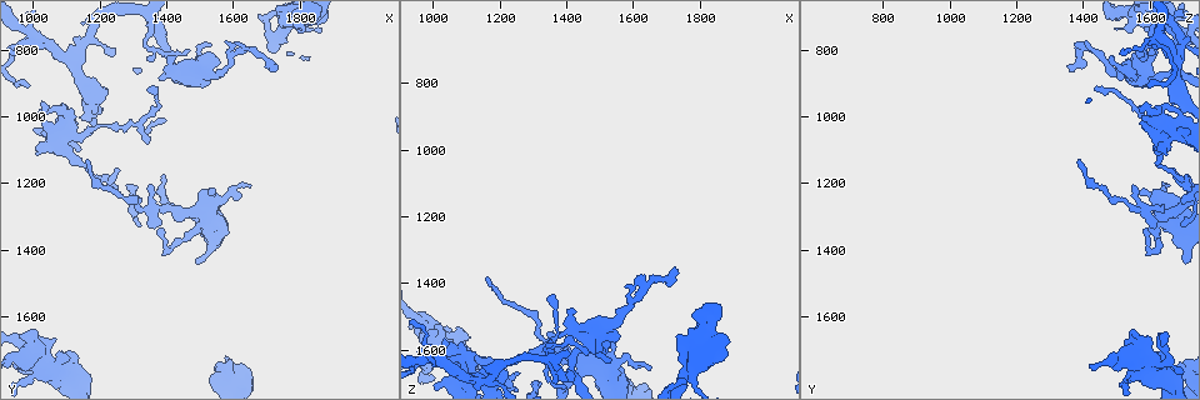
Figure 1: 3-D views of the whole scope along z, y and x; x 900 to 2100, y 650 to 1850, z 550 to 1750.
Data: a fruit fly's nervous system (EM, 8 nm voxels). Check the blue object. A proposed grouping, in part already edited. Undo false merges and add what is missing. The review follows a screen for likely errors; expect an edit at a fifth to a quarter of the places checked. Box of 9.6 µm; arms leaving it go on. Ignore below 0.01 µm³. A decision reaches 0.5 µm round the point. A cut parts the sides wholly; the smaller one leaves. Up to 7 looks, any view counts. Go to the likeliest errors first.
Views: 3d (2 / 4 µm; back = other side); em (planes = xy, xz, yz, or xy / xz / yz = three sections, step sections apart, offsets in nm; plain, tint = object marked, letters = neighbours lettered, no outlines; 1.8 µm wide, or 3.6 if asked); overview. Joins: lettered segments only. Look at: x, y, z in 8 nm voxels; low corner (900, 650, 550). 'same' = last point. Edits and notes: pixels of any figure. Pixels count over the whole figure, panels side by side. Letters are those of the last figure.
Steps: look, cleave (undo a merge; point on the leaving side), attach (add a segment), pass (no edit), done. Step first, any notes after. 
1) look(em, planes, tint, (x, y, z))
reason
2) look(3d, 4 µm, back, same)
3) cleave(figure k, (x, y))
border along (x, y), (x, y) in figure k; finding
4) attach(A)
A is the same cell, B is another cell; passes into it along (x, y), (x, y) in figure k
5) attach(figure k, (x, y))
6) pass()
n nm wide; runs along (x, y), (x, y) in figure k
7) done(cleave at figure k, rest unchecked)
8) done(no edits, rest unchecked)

look(3d, 2 µm, (1810, 740, 1490))
an open end

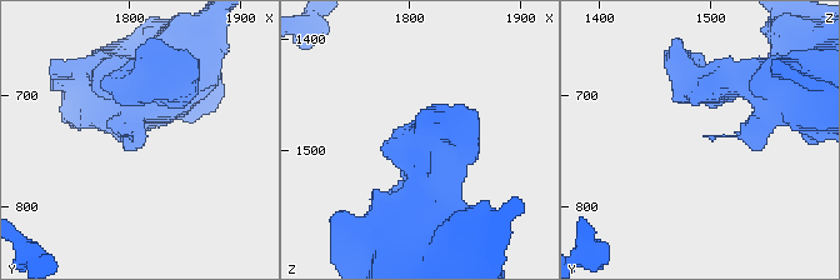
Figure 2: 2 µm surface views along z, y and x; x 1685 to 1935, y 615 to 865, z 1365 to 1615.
look(em, planes, letters, (1804, 736, 1494))

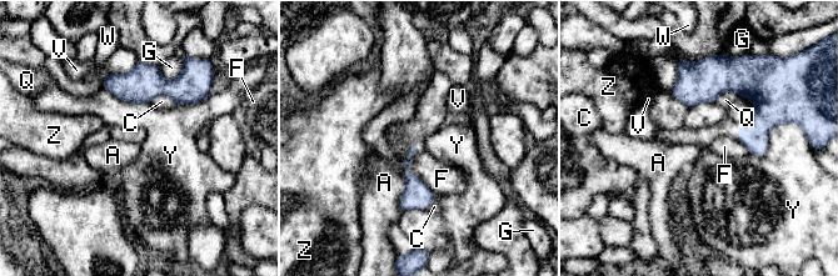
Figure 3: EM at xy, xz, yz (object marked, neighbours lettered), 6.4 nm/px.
pass()
A, C, F, G, Q, V, W, Y and Z are other cells; border along (405, 177), (400, 211) in figure 3; no lettered segment goes on from it

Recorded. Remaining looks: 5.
look(3d, 2 µm, back, (1100, 1040, 1640))
two arms at a narrow angle

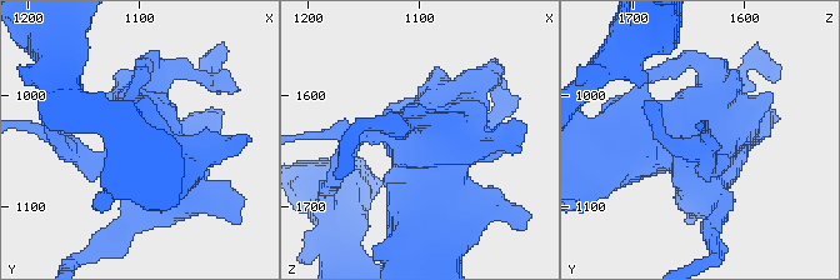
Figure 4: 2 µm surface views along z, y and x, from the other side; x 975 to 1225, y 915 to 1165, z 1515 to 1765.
look(em, planes, letters, same)

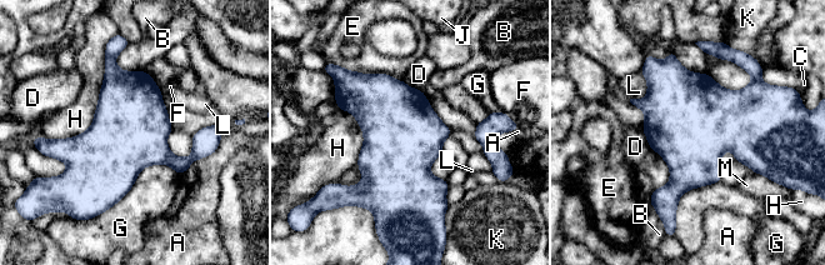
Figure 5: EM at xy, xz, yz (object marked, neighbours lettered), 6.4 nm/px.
pass()
A, B, C, D, E, F, G, H, J, K, L and M are other cells; one neuron here

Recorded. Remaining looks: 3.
look(em, planes, plain, (1070, 1710, 1540))
free end

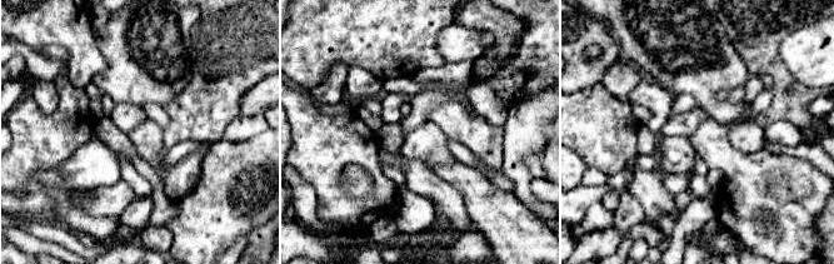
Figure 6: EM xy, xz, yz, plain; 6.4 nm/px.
look(em, planes, tint, same)
where the object lies

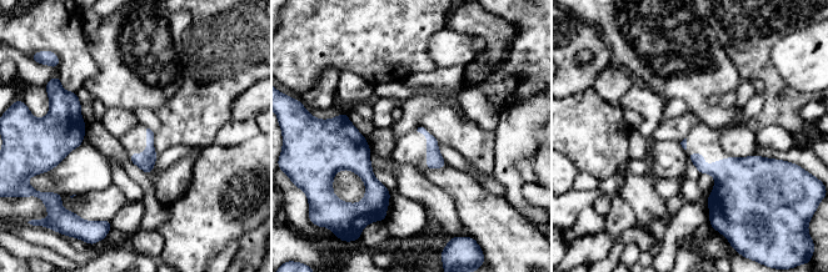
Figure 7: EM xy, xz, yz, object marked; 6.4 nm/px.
look(em, planes, letters, same)

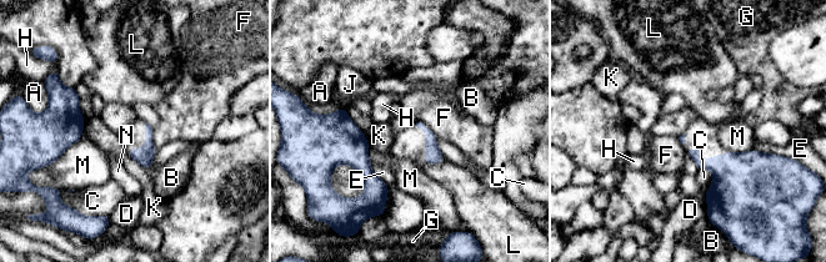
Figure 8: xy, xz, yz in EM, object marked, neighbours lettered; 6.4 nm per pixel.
pass()
A, B, C, D, E, F, G, H, J, K, L, M and N are other cells; border along (126, 150), (131, 157), (148, 170) in figure 8; no lettered segment goes on from it

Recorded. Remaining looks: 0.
done(no edits, rest unchecked)

